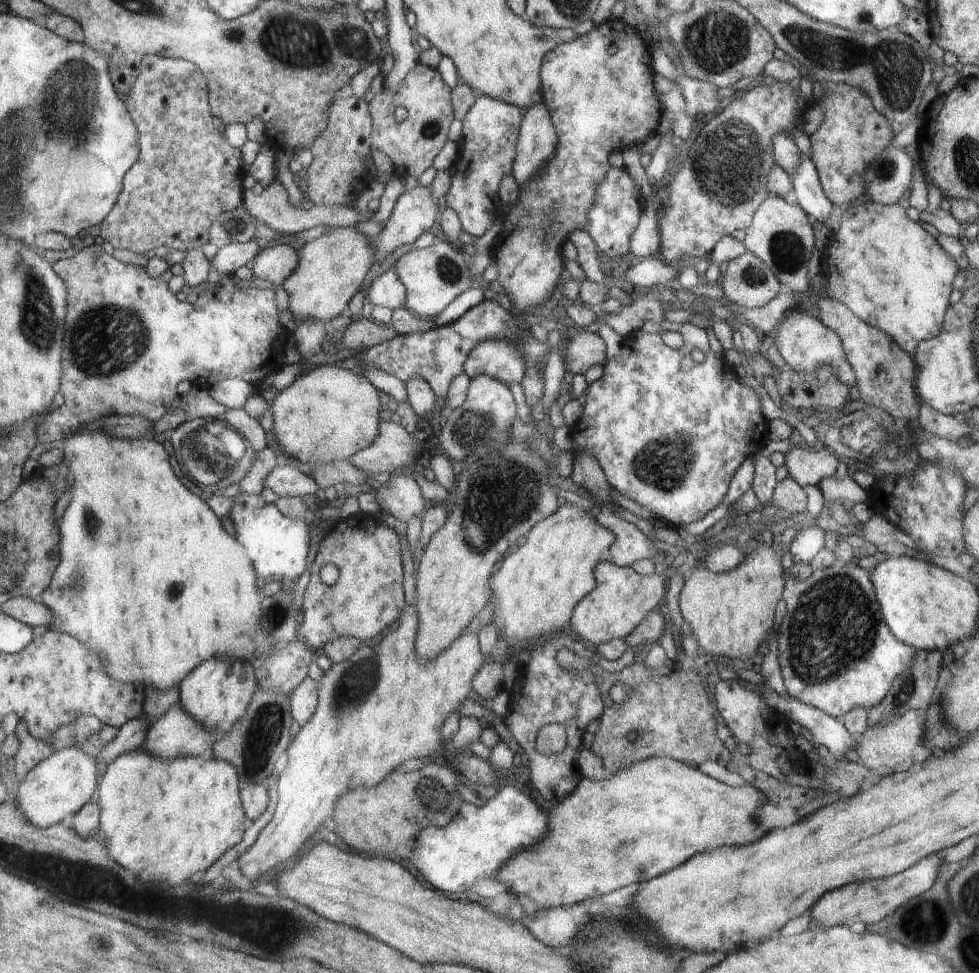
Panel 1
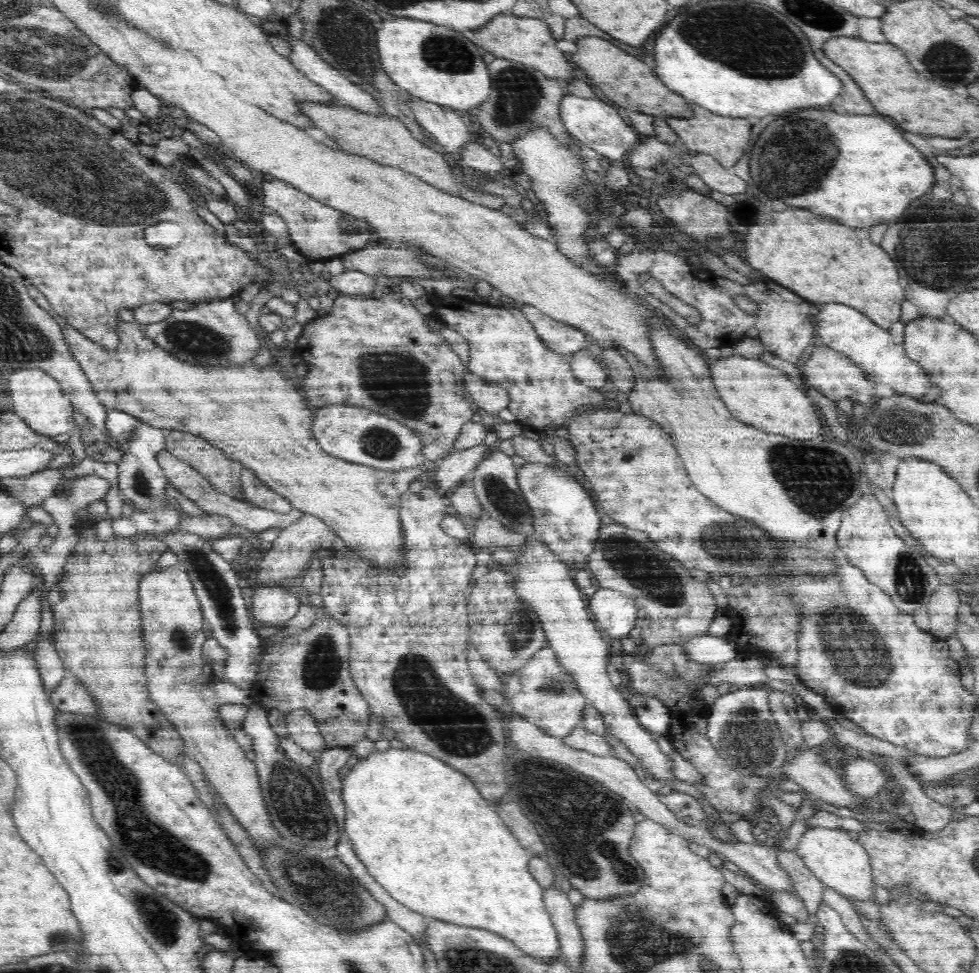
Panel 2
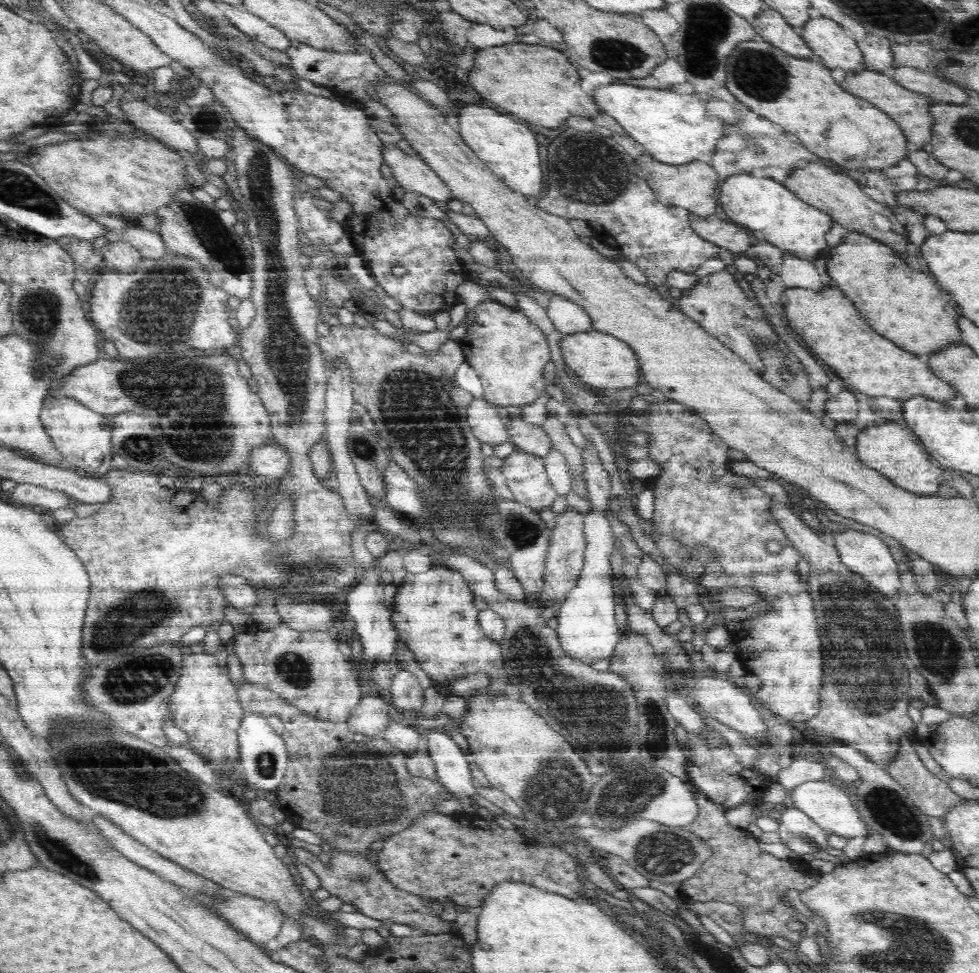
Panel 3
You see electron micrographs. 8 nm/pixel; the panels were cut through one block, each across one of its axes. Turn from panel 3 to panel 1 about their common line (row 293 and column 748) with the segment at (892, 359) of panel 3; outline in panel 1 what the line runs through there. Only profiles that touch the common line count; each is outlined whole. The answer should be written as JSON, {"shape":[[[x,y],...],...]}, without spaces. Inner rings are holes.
{"shape":[[[664,756],[648,758],[646,762],[636,762],[635,765],[628,766],[626,770],[620,770],[620,772],[613,774],[610,780],[590,780],[581,776],[576,788],[562,802],[555,803],[549,811],[548,814],[552,828],[551,836],[546,841],[540,842],[534,850],[524,850],[518,857],[512,858],[504,866],[503,872],[500,873],[498,879],[512,884],[512,893],[516,901],[520,896],[528,896],[530,900],[536,902],[538,907],[542,906],[544,908],[583,903],[589,898],[606,896],[606,894],[612,893],[612,890],[620,890],[626,888],[626,886],[651,881],[653,878],[683,865],[696,852],[712,850],[712,848],[718,848],[722,844],[736,844],[736,846],[740,846],[740,844],[748,844],[752,840],[758,840],[764,832],[756,826],[754,818],[756,818],[756,810],[760,810],[760,806],[764,806],[764,802],[768,803],[764,793],[749,784],[737,787],[726,785],[702,773],[697,767],[691,767],[677,760],[664,758]]]}

